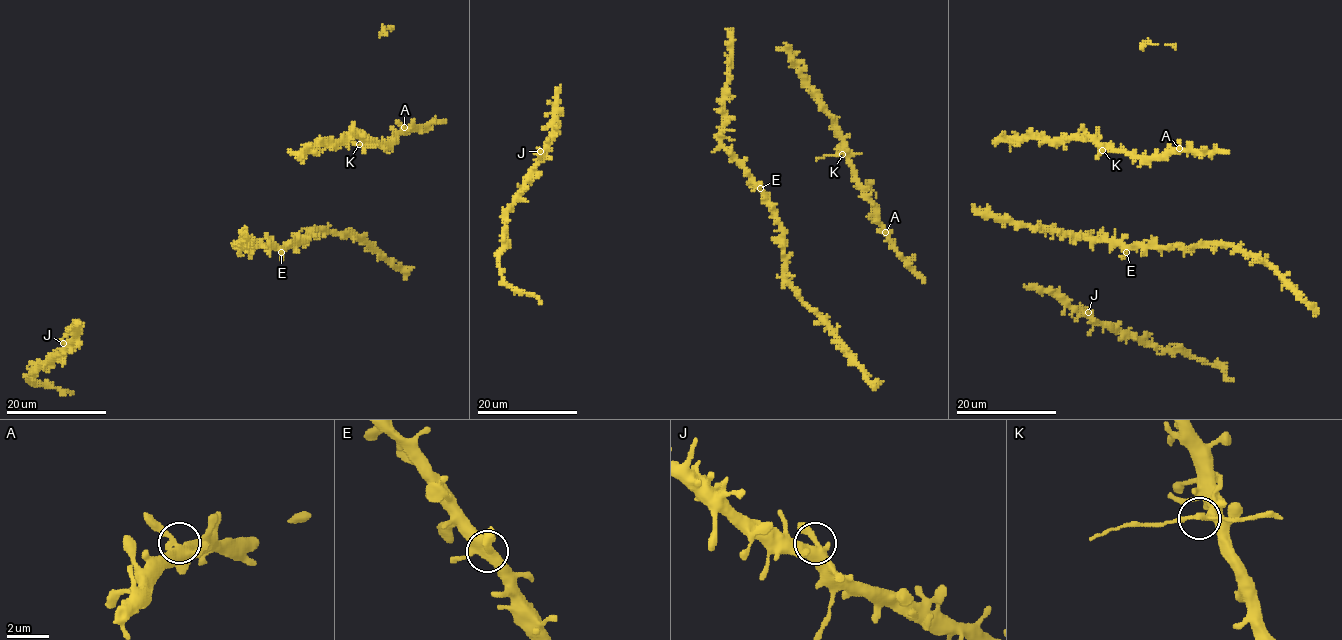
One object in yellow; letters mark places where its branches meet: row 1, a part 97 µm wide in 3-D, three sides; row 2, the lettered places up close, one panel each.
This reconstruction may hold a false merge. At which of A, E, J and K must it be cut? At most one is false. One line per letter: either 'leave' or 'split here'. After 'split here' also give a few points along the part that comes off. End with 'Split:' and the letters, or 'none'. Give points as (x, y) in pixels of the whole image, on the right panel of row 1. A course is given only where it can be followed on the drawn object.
A: leave
E: leave
J: leave
K: split here
Split: K

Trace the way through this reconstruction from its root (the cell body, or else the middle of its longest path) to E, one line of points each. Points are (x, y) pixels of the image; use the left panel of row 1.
E: (244, 242), (242, 241), (240, 246), (268, 244), (281, 252)

